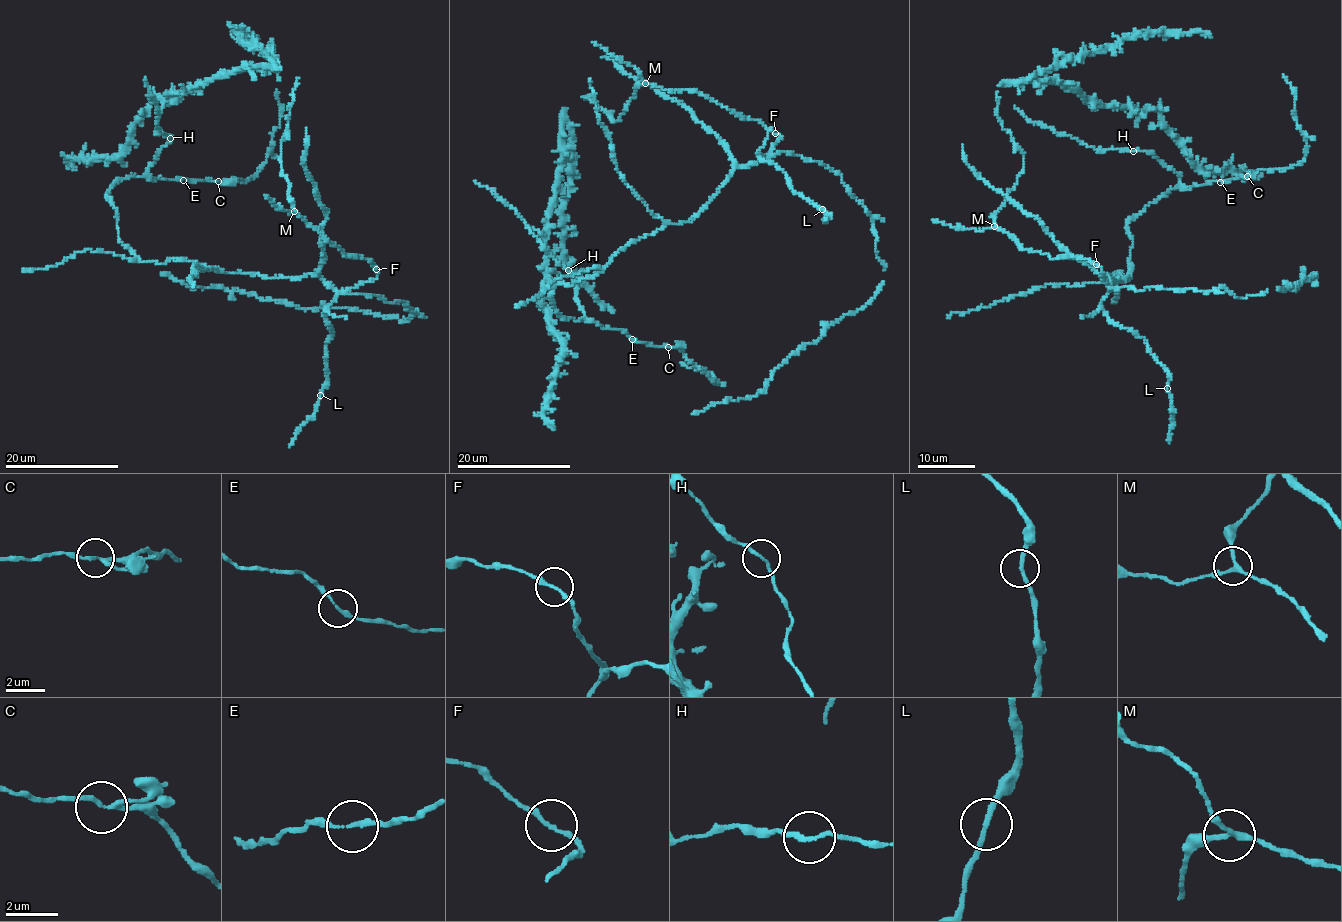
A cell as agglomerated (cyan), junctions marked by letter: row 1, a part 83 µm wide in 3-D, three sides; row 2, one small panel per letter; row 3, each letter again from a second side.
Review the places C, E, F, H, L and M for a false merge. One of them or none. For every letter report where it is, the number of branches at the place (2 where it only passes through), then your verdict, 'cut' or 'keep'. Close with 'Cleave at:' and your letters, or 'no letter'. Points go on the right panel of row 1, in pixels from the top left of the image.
C: (1247, 176) | 3 | keep
E: (1220, 182) | 2 | keep
F: (1096, 264) | 2 | keep
H: (1133, 151) | 2 | keep
L: (1167, 388) | 2 | keep
M: (994, 226) | 3 | keep
Cleave at: no letter

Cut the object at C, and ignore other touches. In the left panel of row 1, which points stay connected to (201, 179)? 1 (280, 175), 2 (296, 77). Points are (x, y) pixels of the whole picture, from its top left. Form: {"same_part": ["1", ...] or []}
{"same_part": ["1", "2"]}

